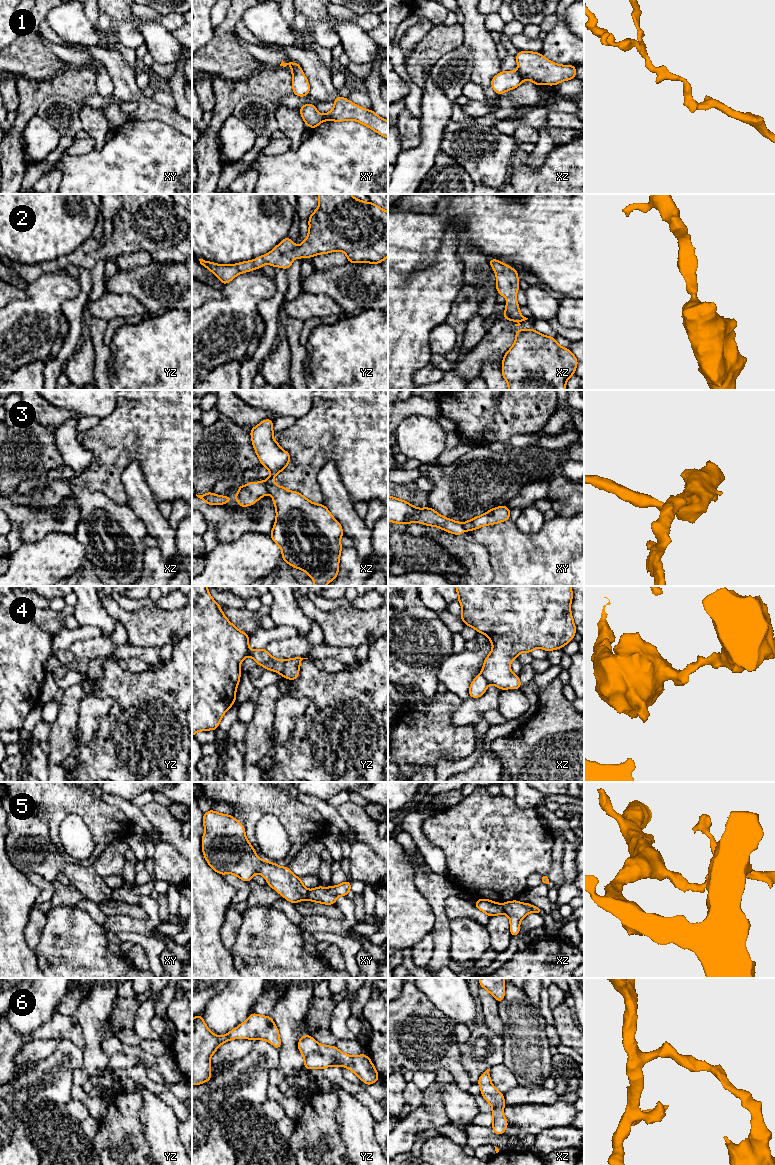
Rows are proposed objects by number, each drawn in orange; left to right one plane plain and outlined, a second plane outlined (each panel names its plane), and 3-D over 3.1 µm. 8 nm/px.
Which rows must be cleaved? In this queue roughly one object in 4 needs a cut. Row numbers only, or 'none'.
1, 3, 4, 5

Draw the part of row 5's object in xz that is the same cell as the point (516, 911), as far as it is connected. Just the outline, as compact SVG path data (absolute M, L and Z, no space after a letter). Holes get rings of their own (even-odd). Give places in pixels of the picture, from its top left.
M517 900L507 901L503 904L504 912L510 920L510 934L511 936L518 936L520 931L520 921L529 913L536 912L542 914L539 907L530 905L529 903L521 903Z

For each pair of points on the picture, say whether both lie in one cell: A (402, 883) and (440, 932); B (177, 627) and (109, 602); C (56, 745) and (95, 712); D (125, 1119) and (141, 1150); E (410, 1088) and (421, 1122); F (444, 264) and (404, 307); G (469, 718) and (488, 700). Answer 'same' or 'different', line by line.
A: different
B: same
C: different
D: same
E: different
F: same
G: same

